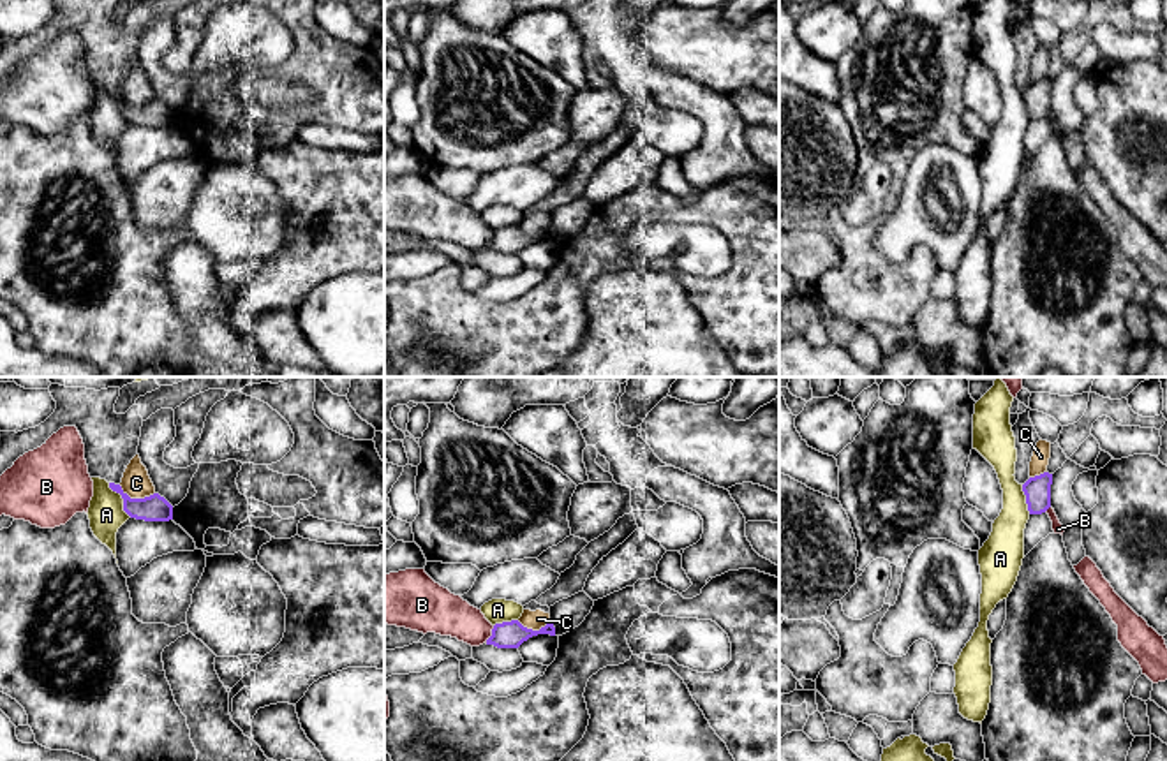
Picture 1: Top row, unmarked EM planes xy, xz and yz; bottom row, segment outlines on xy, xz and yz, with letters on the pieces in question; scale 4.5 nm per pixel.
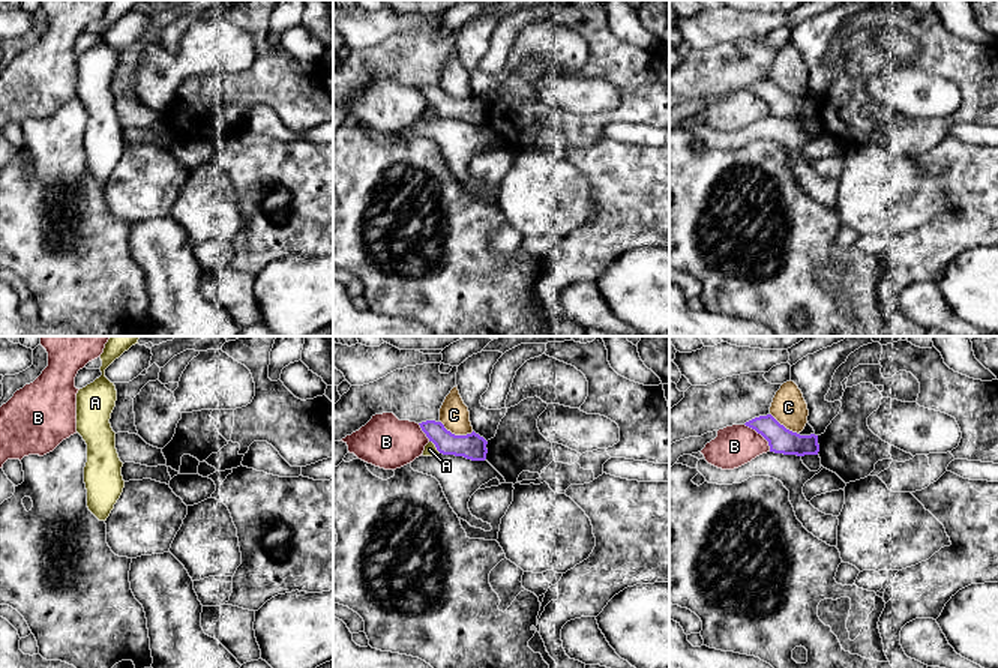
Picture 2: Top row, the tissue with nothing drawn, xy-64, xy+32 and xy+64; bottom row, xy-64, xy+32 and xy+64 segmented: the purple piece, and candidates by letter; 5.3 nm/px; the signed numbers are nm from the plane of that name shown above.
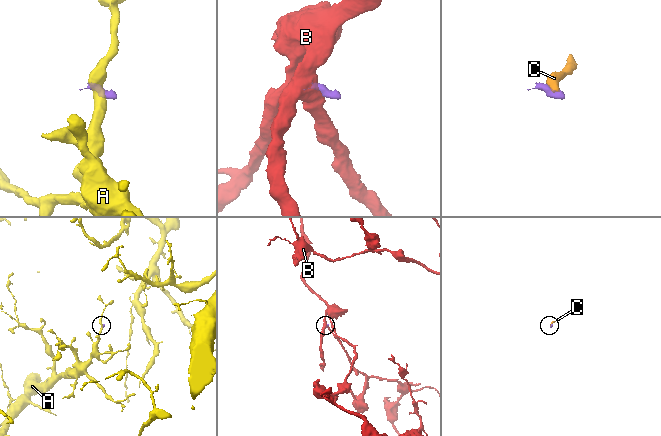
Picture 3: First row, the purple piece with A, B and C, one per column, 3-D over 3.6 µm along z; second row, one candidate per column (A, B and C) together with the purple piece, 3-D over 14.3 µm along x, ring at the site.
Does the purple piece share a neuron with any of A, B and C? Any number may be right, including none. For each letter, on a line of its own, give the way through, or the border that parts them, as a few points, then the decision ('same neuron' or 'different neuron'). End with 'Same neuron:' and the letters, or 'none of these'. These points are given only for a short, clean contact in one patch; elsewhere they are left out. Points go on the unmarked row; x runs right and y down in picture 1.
A: along xy (108, 88), (120, 101), (122, 113), (131, 122) | different neuron
B: along xz (494, 231), (485, 247) | different neuron
C: along xy (118, 90), (131, 103), (148, 103), (154, 99) | different neuron
Same neuron: none of these

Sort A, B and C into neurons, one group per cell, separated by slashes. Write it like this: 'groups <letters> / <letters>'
groups A / B / C

